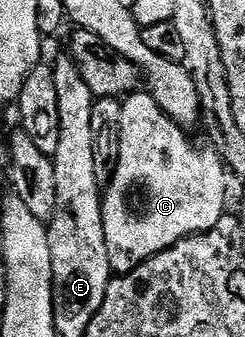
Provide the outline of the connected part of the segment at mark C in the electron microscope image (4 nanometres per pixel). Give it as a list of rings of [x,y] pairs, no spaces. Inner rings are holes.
[[[138,90],[123,100],[123,126],[119,158],[113,178],[103,192],[101,213],[103,234],[107,242],[107,258],[115,274],[135,270],[144,260],[157,256],[163,250],[175,246],[189,236],[210,232],[222,216],[226,215],[227,169],[212,147],[196,148],[189,141],[190,133],[174,122],[155,102],[148,91]]]

